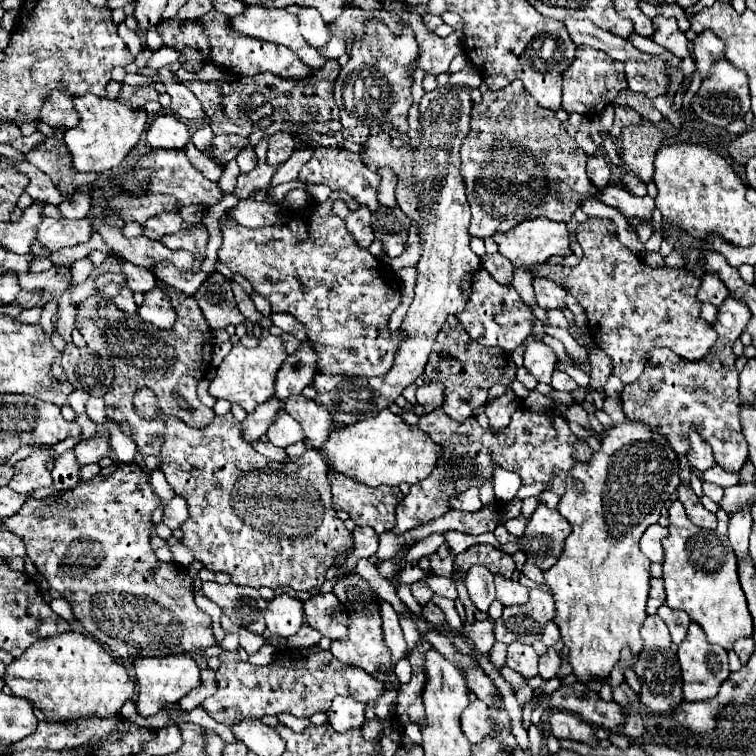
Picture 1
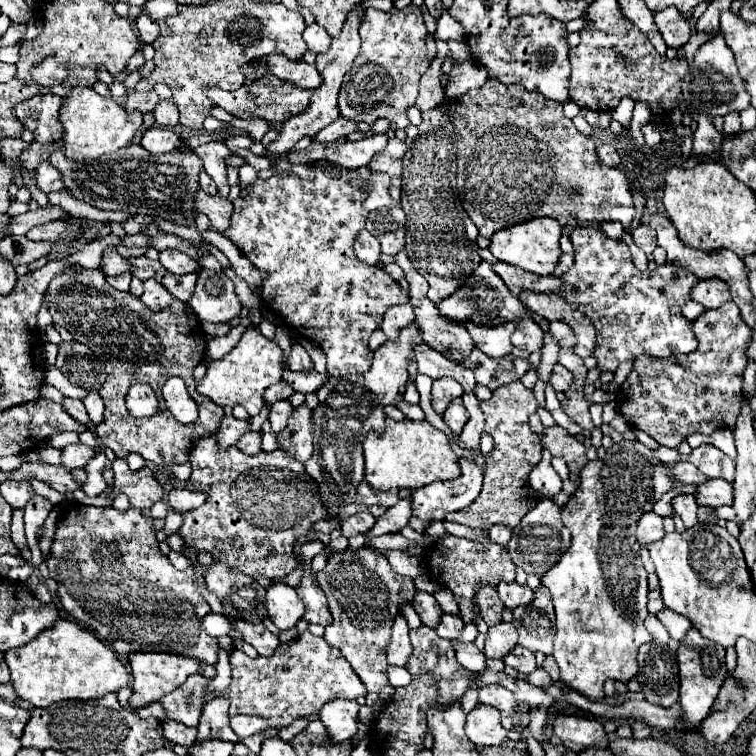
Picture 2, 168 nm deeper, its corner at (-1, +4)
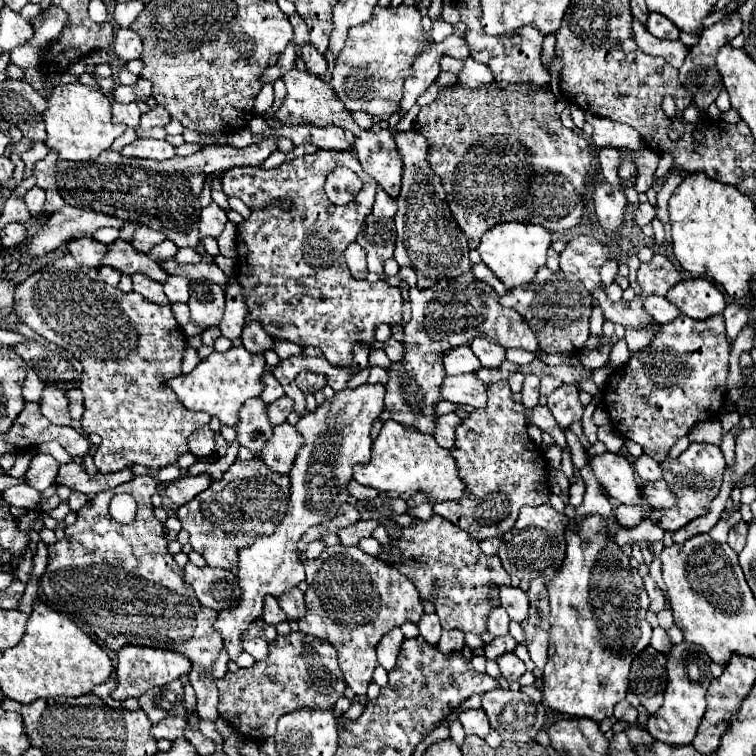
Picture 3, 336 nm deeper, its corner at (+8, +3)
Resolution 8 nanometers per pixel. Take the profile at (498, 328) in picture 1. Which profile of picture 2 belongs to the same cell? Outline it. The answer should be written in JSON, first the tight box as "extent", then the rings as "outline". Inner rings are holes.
{"extent":[465,321,515,357],"outline":[[[465,321],[469,335],[473,337],[475,345],[489,357],[503,357],[507,353],[511,353],[513,343],[511,343],[511,335],[515,325],[505,321],[501,325],[477,325],[477,323],[469,323]]]}

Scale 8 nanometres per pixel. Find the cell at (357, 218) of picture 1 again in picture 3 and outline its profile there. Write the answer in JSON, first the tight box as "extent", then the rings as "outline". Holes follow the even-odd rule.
{"extent":[346,242,368,280],"outline":[[[352,242],[346,248],[346,264],[348,264],[350,274],[356,280],[364,280],[366,278],[366,274],[368,274],[368,270],[366,270],[366,254],[364,254],[364,248],[358,246],[356,242]]]}

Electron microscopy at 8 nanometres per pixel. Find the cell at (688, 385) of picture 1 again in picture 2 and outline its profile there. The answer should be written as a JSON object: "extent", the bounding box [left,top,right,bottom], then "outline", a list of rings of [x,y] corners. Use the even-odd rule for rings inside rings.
{"extent":[617,301,751,449],"outline":[[[727,301],[719,309],[705,311],[695,321],[695,333],[699,339],[697,351],[665,359],[641,355],[633,361],[625,385],[619,387],[621,399],[617,399],[617,405],[627,423],[671,449],[677,449],[679,443],[693,433],[733,429],[743,399],[745,349],[751,341],[751,331],[739,313],[739,307],[733,301]]]}

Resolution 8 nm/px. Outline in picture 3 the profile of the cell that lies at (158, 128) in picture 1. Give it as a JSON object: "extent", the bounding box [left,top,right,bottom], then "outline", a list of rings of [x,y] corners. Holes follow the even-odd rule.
{"extent":[120,138,176,160],"outline":[[[138,138],[132,144],[124,146],[120,154],[128,158],[150,158],[150,160],[166,160],[176,156],[174,146],[170,146],[166,140],[152,140],[152,138]]]}

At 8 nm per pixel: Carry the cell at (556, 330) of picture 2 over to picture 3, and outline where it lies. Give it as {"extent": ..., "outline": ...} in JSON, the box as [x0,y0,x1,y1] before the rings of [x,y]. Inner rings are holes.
{"extent":[548,386,584,428],"outline":[[[560,386],[548,396],[548,408],[552,410],[552,416],[556,422],[564,428],[568,428],[572,422],[582,418],[584,406],[578,400],[578,388],[574,386]]]}

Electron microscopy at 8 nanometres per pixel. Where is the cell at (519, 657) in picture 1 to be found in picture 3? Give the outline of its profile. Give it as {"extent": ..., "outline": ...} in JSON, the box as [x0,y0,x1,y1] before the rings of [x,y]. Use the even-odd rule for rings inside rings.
{"extent":[498,654,526,682],"outline":[[[502,654],[498,660],[498,666],[500,666],[500,674],[508,680],[508,682],[514,682],[518,680],[524,672],[526,672],[526,666],[520,658],[516,658],[514,654]]]}

